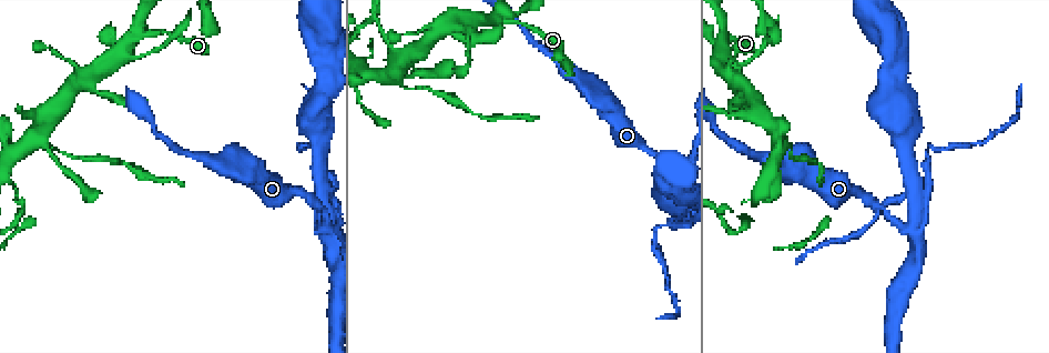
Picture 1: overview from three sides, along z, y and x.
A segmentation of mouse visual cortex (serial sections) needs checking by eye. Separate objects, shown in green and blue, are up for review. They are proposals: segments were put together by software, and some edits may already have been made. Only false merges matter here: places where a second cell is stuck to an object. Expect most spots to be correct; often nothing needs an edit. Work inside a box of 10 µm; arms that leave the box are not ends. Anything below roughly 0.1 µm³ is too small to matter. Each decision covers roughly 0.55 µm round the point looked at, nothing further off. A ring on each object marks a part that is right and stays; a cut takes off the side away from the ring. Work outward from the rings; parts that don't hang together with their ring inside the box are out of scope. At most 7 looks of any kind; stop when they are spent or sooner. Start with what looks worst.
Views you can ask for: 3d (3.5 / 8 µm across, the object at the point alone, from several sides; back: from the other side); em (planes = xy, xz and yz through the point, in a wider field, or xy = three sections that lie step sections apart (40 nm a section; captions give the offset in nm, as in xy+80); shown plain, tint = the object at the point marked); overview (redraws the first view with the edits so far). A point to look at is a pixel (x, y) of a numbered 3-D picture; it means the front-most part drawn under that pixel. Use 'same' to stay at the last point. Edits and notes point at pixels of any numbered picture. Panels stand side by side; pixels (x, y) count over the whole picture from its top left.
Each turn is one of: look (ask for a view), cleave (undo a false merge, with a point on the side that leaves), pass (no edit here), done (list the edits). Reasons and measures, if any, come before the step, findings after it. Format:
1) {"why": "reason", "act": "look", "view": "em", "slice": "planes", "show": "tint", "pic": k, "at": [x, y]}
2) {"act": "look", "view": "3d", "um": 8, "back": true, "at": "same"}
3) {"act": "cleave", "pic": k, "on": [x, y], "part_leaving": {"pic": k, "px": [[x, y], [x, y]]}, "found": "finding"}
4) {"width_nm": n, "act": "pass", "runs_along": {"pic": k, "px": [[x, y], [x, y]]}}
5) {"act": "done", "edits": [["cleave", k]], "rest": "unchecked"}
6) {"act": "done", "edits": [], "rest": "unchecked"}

{"why": "two arms in line, one across", "act": "look", "view": "3d", "um": 3.5, "pic": 1, "at": [912, 179]}

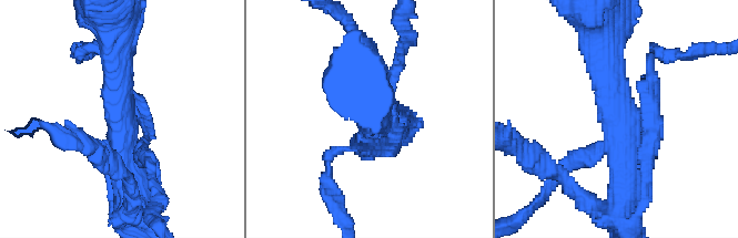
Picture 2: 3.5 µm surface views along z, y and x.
{"why": "shape alone is not enough", "act": "look", "view": "em", "slice": "xy", "step": 2, "show": "tint", "pic": 2, "at": [622, 119]}

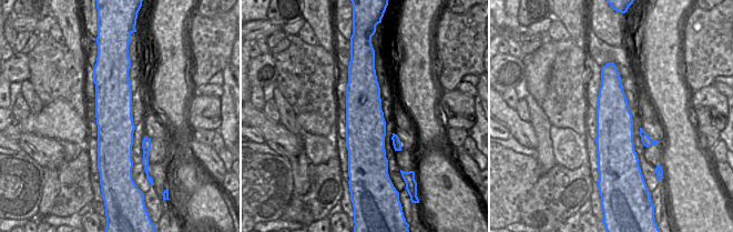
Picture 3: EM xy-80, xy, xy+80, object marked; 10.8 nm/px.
{"act": "look", "view": "em", "slice": "xy", "step": 5, "show": "tint", "at": "same"}

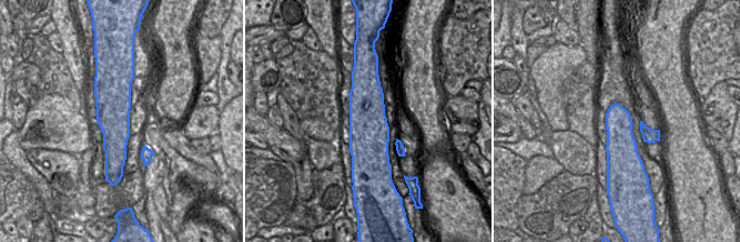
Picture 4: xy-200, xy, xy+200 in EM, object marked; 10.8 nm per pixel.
{"act": "pass", "runs_along": {"pic": 2, "px": [[627, 192], [627, 144], [605, 45]]}, "found": "all the same cell"}

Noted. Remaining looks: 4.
{"why": "sharp bend", "act": "look", "view": "3d", "um": 8, "pic": 1, "at": [151, 33]}

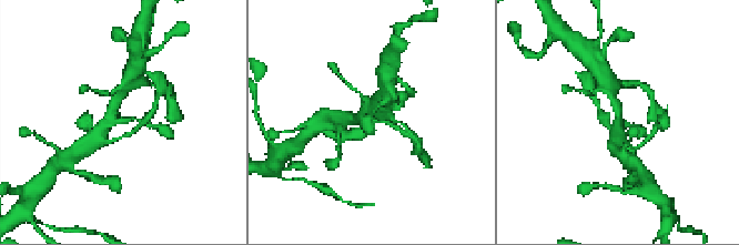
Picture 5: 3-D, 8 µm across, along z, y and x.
{"act": "look", "view": "em", "slice": "xy", "step": 5, "show": "tint", "at": "same"}

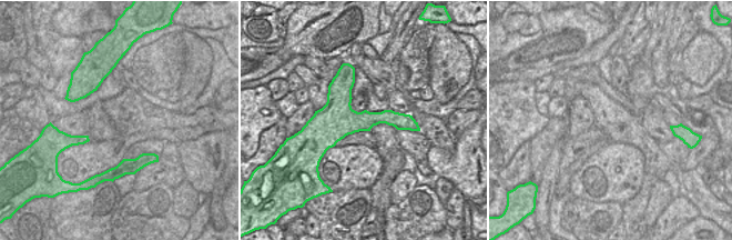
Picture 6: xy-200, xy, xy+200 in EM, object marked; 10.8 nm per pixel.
{"act": "pass", "runs_along": {"pic": 5, "px": [[398, 129], [382, 121], [343, 118]]}, "found": "all the same cell"}

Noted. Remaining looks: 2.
{"why": "four arms meet", "act": "look", "view": "em", "slice": "xy", "step": 2, "show": "tint", "pic": 1, "at": [775, 134]}

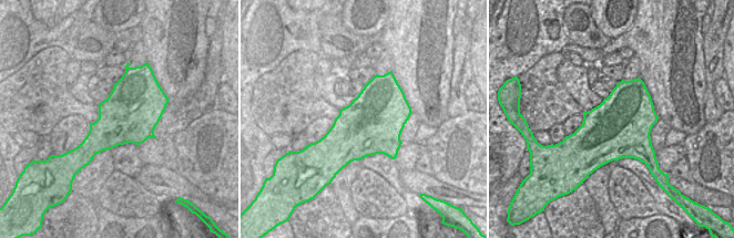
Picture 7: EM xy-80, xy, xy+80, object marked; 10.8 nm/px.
{"act": "look", "view": "3d", "um": 3.5, "back": true, "at": "same"}

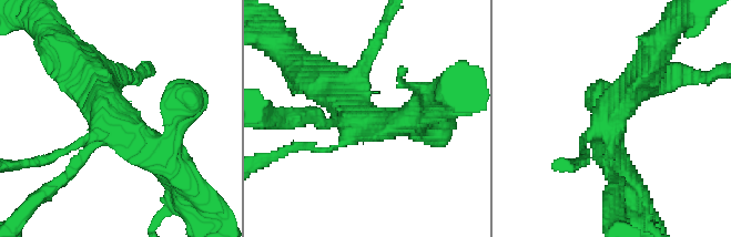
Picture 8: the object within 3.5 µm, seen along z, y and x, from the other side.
{"arm_widths_nm": [100, 150, 400, 500], "act": "pass", "runs_along": {"pic": 8, "px": [[78, 64], [170, 166]]}, "found": "continuous, no second cell"}

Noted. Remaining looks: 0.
{"act": "done", "edits": [], "rest": "unchecked"}

